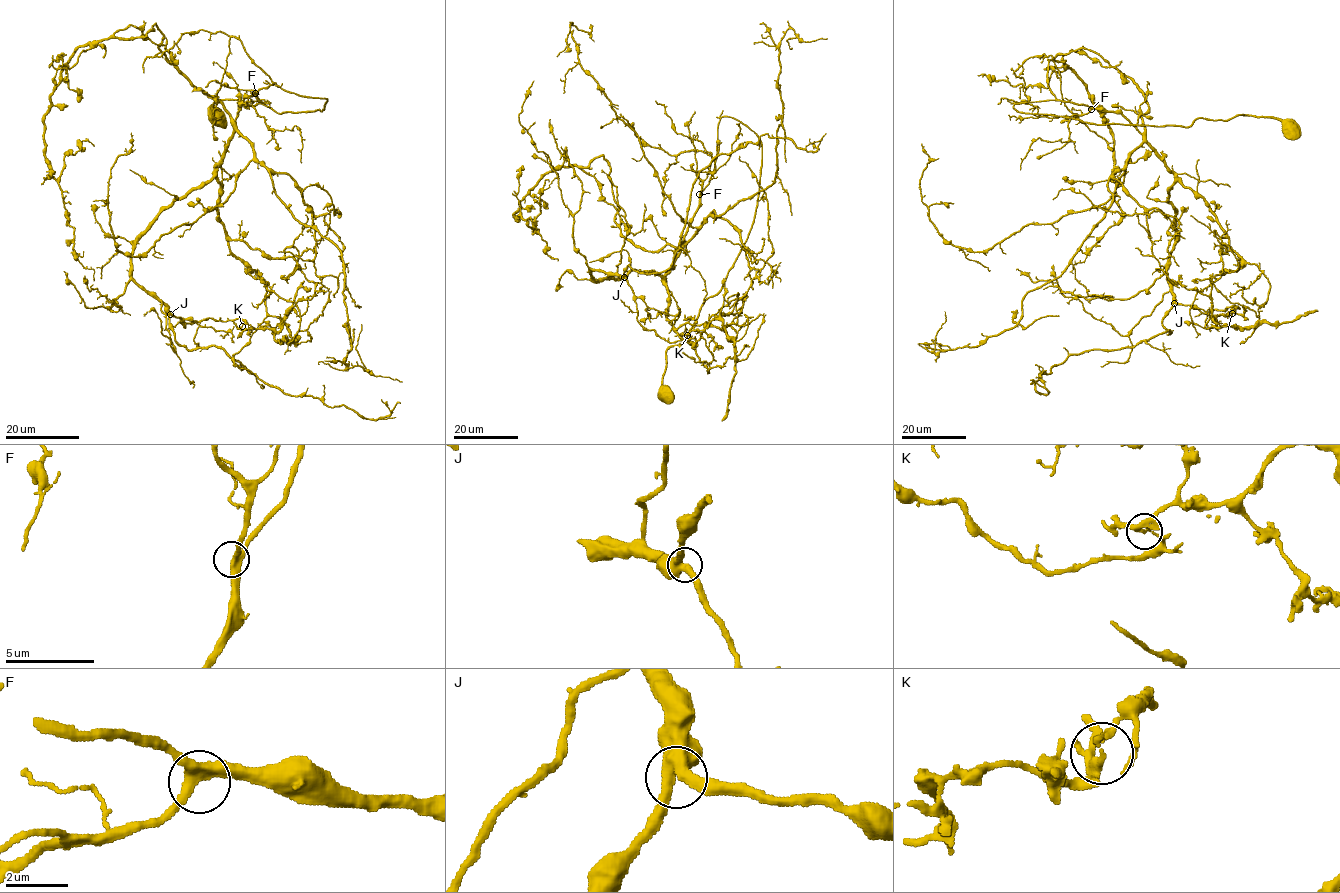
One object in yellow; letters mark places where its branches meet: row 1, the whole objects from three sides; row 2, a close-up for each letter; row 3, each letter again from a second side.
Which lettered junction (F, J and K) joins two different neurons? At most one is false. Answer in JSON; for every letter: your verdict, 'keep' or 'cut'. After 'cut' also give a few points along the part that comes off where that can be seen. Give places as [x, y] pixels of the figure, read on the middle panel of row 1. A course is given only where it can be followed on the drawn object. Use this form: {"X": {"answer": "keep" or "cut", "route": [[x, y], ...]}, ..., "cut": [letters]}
{"F": {"answer": "keep"}, "J": {"answer": "keep"}, "K": {"answer": "cut", "route": [[687, 335], [719, 319], [733, 342], [735, 375], [721, 420]]}, "cut": ["K"]}

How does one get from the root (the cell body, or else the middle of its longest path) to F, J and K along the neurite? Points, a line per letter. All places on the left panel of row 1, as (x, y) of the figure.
F: (217, 119), (213, 104), (219, 100), (263, 103), (279, 113), (321, 111), (327, 101), (275, 83), (255, 93)
J: (217, 119), (219, 100), (327, 100), (247, 96), (214, 175), (138, 238), (131, 277), (170, 314)
K: (217, 119), (219, 100), (327, 100), (247, 96), (214, 175), (133, 250), (131, 277), (185, 327), (241, 326)

